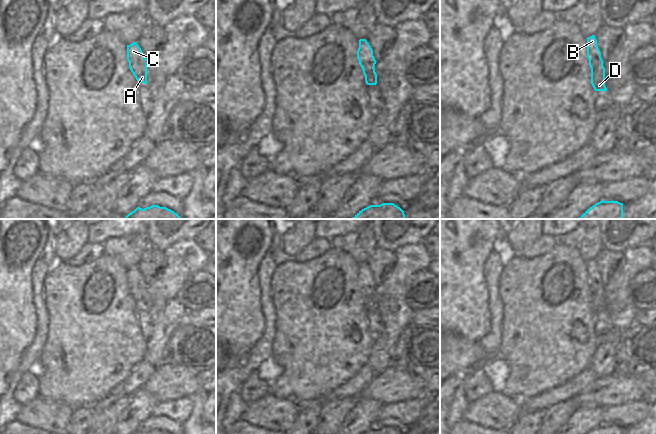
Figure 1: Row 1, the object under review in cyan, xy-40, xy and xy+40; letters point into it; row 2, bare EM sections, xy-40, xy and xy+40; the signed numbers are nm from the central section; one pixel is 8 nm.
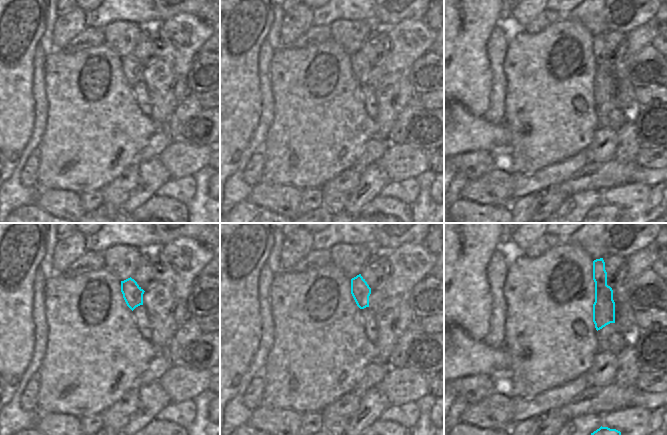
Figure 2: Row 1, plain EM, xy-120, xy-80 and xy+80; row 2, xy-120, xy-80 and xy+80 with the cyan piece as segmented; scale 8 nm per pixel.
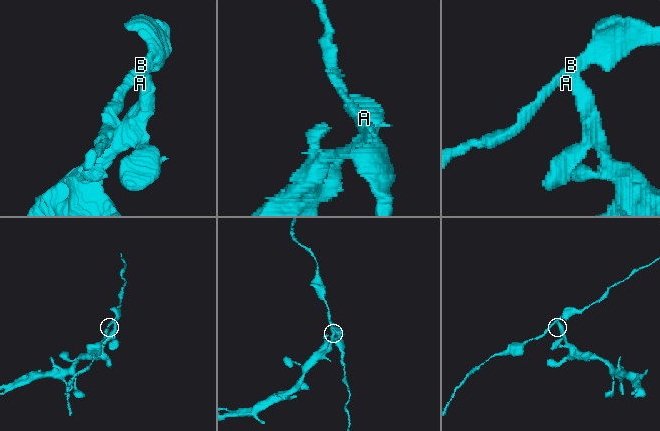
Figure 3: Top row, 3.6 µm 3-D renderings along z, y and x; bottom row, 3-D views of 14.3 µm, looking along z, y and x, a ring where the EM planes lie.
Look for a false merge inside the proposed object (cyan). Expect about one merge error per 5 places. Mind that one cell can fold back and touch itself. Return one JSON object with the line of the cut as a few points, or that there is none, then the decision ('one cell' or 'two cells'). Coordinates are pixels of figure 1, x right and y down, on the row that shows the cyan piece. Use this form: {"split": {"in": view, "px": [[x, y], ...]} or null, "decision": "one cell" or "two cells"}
{"split": {"in": "xy", "px": [[374, 68], [371, 72], [370, 84]]}, "decision": "two cells"}

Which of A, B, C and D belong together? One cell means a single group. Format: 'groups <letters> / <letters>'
groups A B C / D

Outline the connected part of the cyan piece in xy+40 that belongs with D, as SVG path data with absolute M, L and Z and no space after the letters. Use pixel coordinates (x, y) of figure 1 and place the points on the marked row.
M598 65L595 74L591 75L591 84L595 91L607 91L605 86L605 68L603 65Z

